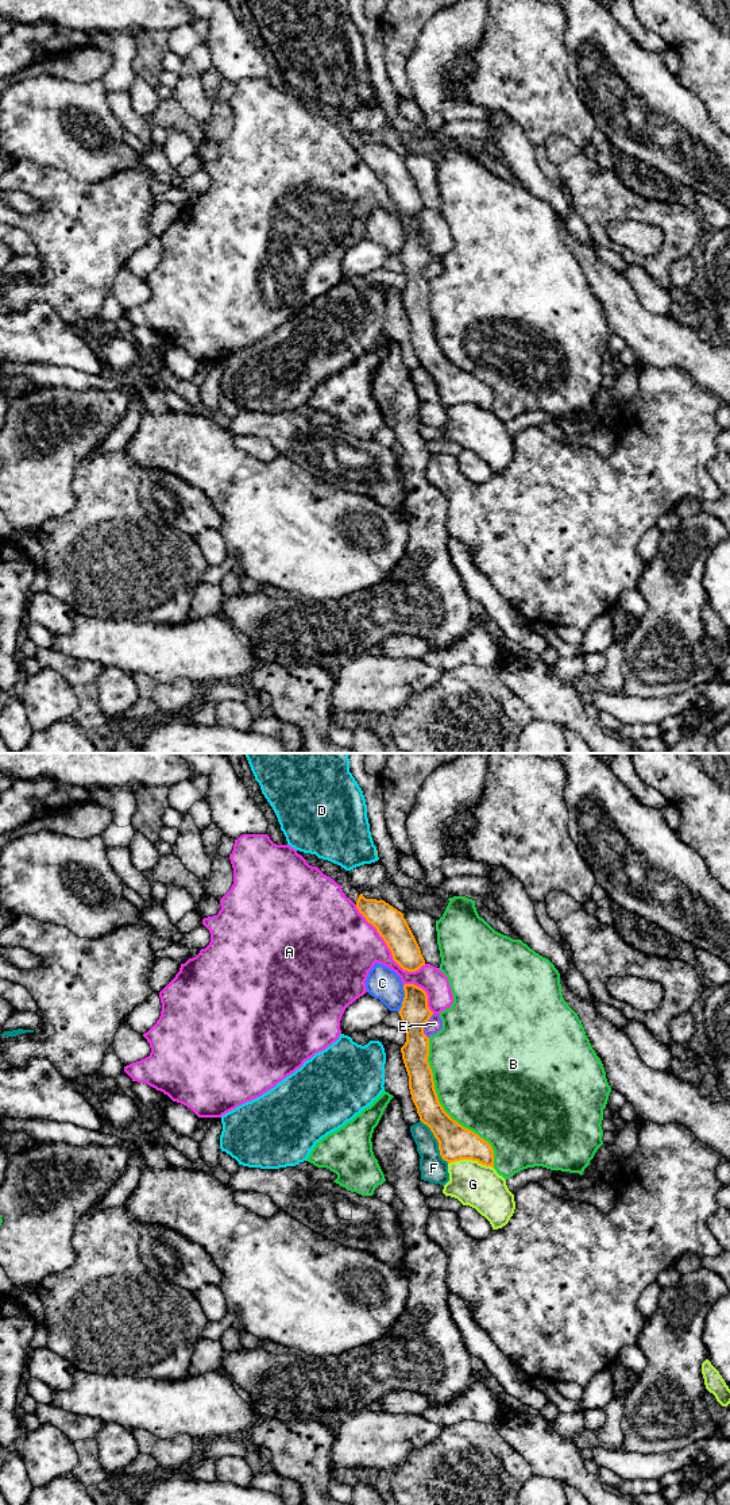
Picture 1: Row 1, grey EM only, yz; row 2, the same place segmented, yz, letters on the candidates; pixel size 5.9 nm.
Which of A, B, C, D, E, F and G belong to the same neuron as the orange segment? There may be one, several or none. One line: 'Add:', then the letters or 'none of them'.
Add: none of them

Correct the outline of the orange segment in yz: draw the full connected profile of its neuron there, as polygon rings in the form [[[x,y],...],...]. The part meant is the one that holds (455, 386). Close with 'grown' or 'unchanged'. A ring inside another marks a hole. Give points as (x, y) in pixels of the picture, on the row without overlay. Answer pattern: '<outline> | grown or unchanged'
[[[405,228],[403,235],[405,242],[398,258],[403,267],[406,286],[401,297],[420,364],[433,377],[439,386],[440,400],[448,408],[472,404],[494,412],[491,389],[453,364],[439,346],[428,306],[429,282],[424,278],[424,270],[433,259],[428,251],[426,236],[414,228]]] | unchanged

